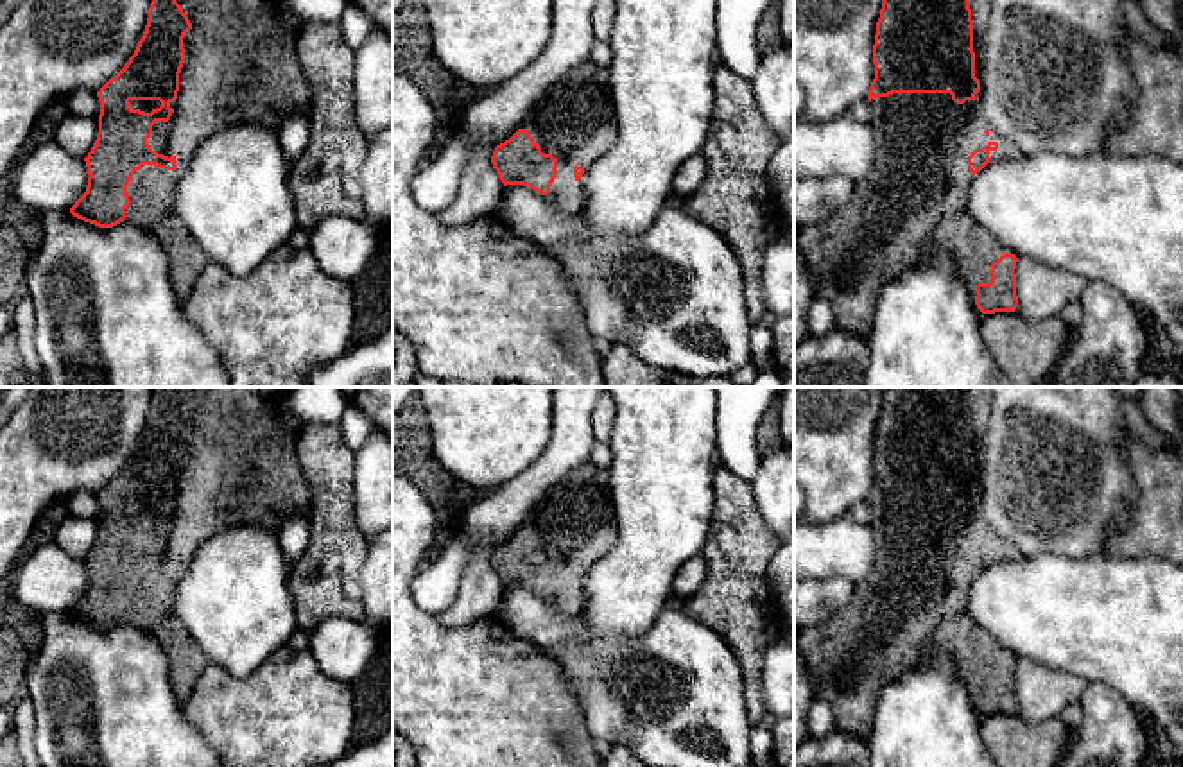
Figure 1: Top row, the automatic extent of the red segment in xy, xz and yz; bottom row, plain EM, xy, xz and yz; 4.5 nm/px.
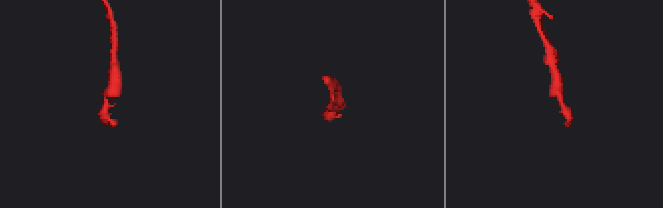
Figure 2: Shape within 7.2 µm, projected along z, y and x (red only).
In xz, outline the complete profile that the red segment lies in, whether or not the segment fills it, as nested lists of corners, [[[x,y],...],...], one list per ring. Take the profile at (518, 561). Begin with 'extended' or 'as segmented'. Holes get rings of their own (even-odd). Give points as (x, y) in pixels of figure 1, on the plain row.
extended; [[[584,462],[552,486],[534,507],[525,525],[491,557],[504,588],[523,586],[547,597],[559,613],[574,615],[584,608],[584,577],[618,541],[618,523],[609,493],[608,471]]]

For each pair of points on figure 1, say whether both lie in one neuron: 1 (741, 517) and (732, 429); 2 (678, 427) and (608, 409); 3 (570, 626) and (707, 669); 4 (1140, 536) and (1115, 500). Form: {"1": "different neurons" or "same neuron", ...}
{"1": "different neurons", "2": "different neurons", "3": "same neuron", "4": "different neurons"}

